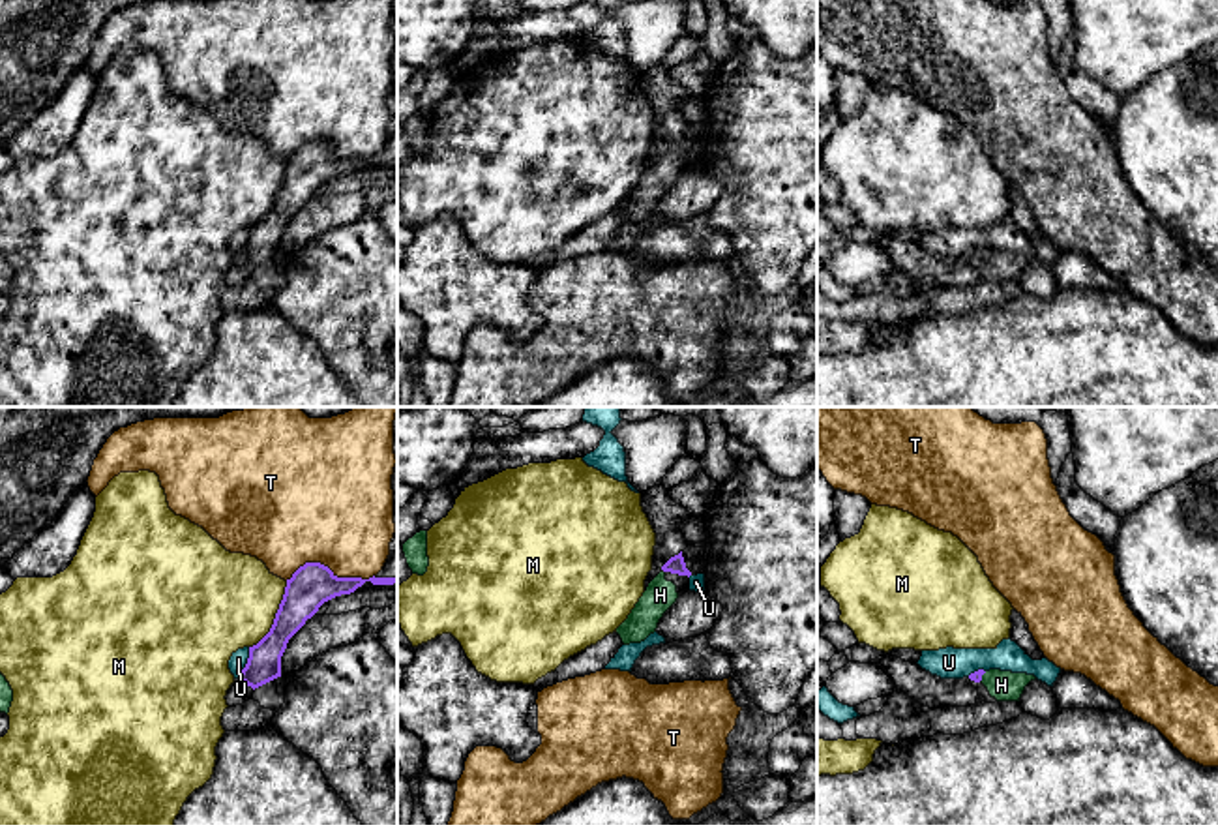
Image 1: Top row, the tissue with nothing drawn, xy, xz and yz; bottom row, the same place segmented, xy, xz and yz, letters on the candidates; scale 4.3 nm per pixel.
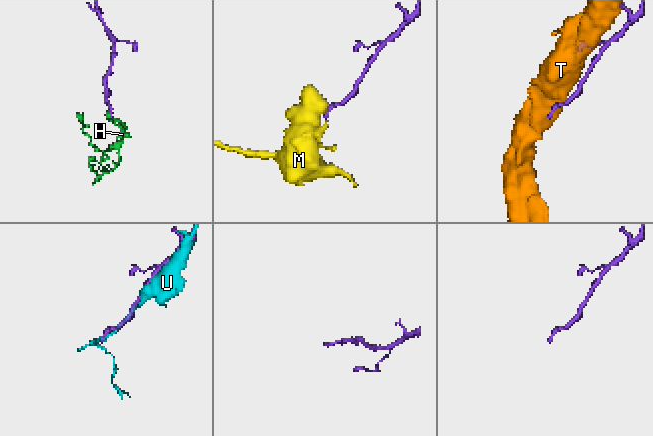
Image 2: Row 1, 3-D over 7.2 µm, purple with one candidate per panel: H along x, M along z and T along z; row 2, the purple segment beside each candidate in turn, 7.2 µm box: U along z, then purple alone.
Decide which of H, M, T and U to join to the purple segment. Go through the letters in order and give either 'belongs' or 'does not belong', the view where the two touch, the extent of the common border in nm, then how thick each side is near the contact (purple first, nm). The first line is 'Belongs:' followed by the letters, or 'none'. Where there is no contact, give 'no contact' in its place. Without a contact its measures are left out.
Belongs: H
H: belongs; meets purple in yz; contact 60 nm long; 50 nm thick on the purple side, 130 nm on the other
M: does not belong; meets purple in xy; contact 340 nm long; 190 nm thick on the purple side, 440 nm on the other
T: does not belong; meets purple in xy; contact 380 nm long; 190 nm thick on the purple side, 460 nm on the other
U: does not belong; meets purple in xy; contact 150 nm long; 140 nm thick on the purple side, 70 nm on the other

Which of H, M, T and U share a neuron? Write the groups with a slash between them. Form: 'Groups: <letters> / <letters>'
Groups: H / M / T / U

